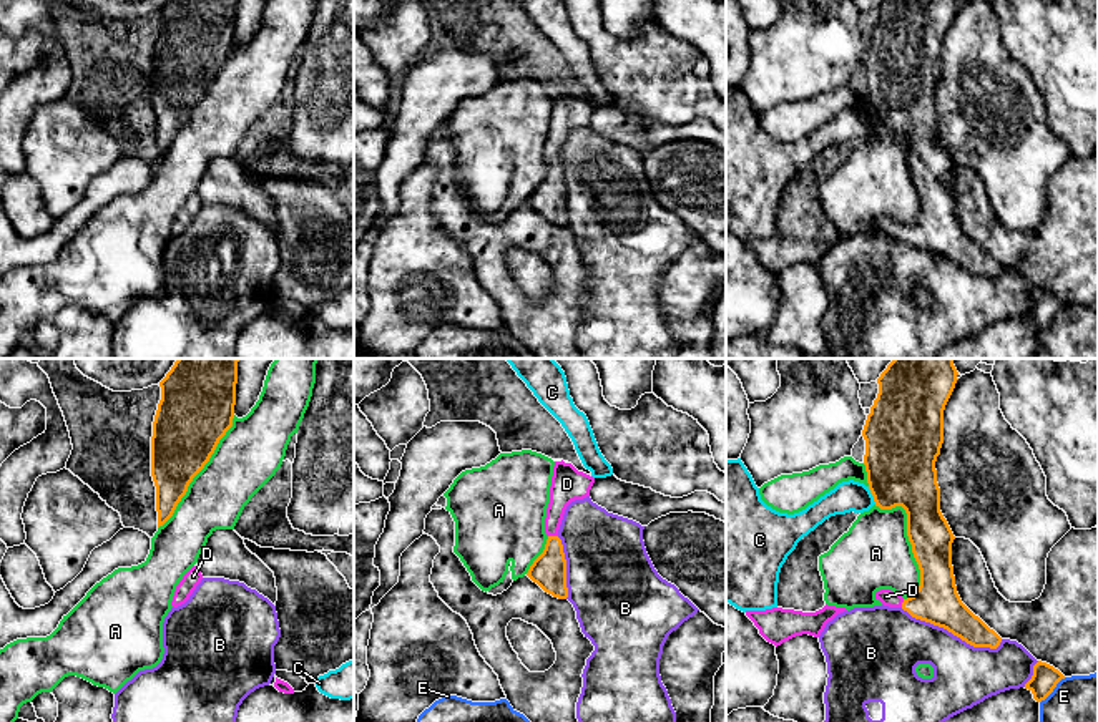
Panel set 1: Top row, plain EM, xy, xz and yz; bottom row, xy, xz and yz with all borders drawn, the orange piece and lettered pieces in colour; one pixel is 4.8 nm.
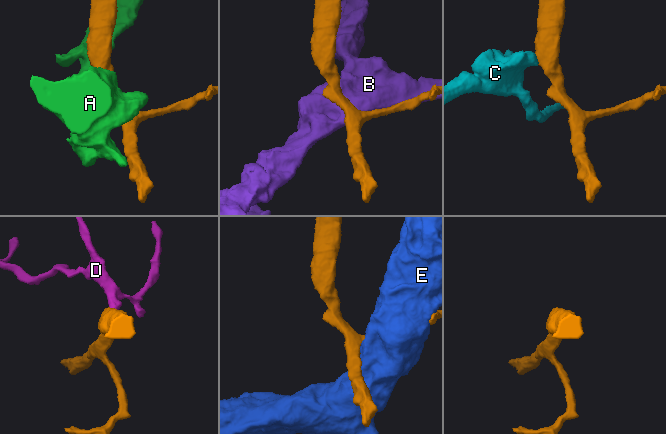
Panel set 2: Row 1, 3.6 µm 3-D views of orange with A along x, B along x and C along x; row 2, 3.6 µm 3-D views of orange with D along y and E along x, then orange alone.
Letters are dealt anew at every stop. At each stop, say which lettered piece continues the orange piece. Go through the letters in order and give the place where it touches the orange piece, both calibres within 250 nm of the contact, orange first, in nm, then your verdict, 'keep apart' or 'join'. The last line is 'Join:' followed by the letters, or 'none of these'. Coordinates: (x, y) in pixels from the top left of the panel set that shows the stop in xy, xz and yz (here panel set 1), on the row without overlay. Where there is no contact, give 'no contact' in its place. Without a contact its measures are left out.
A: contact yz (909, 168); calibres 220 and 340 nm; keep apart
B: contact yz (952, 261); calibres 220 and 300 nm; keep apart
C: contact yz (872, 123); calibres 340 and 150 nm; keep apart
D: contact xz (553, 165); calibres 170 and 150 nm; join
E: contact yz (1053, 316); calibres 130 and 480 nm; keep apart
Join: D

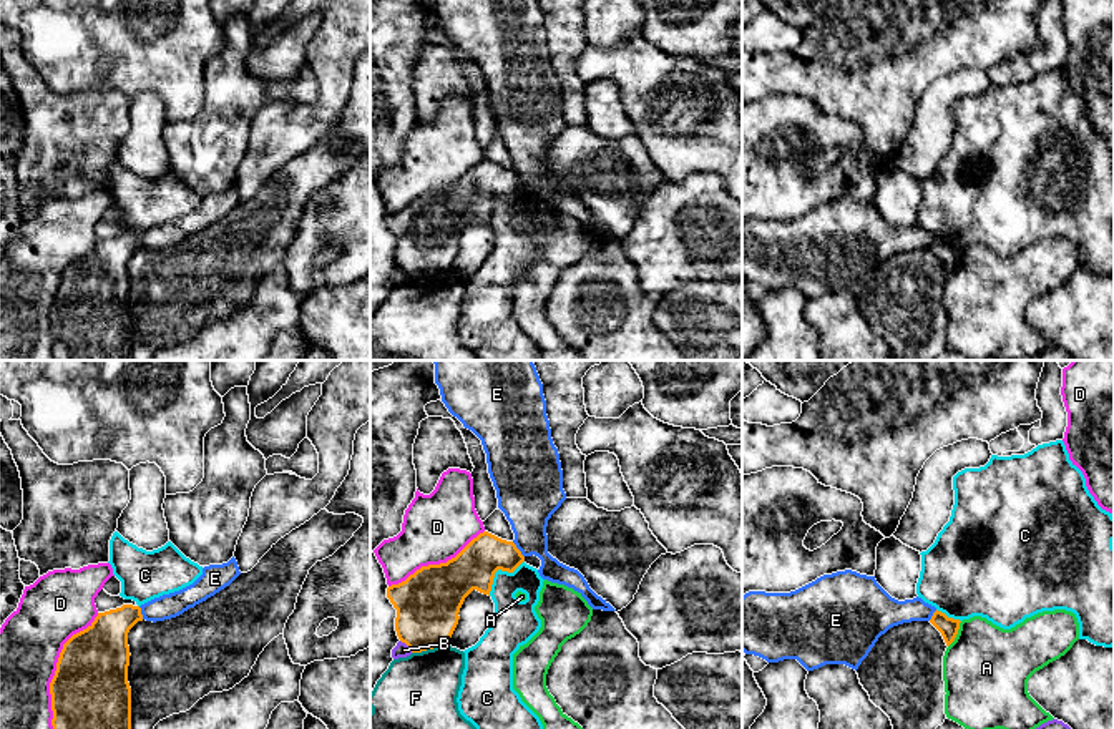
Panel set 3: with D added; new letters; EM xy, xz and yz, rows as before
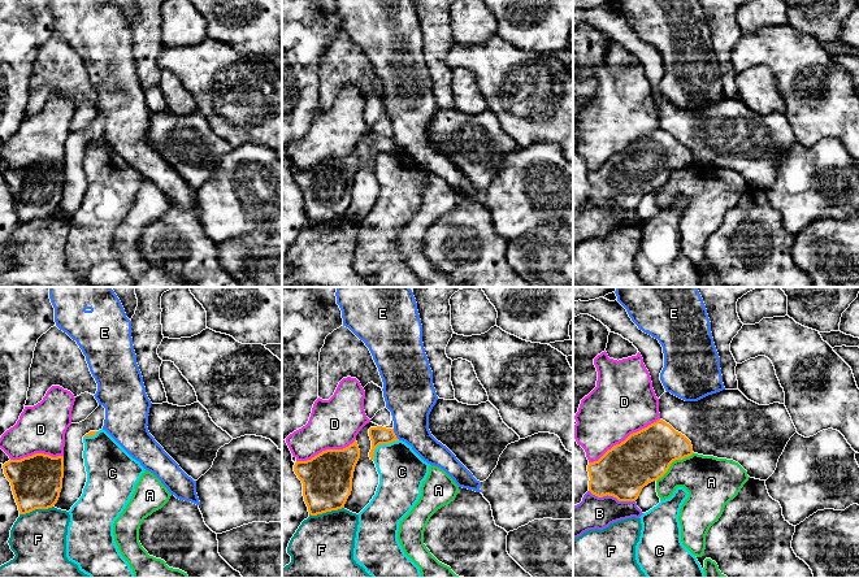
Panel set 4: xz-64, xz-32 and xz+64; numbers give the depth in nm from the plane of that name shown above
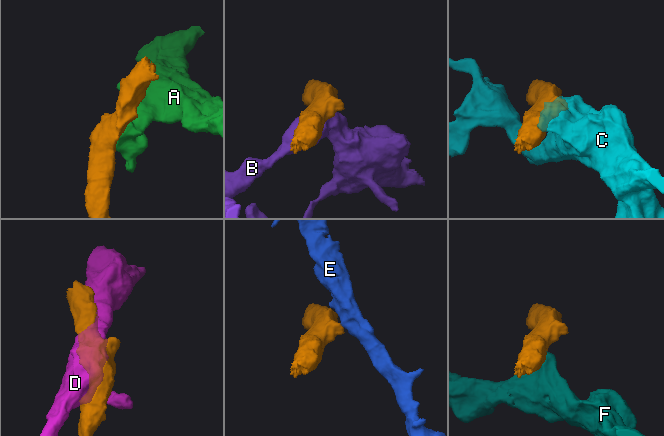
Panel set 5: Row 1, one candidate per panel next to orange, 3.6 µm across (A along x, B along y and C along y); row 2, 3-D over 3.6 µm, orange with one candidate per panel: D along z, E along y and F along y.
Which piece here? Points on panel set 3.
A: contact yz (957, 261); calibres 90 and 420 nm; keep apart
B: contact xz (407, 273); calibres 320 and 70 nm; keep apart
C: contact xz (498, 196); calibres 200 and 180 nm; keep apart
D: contact xy (57, 298); calibres 380 and 300 nm; keep apart
E: contact xz (518, 178); calibres 200 and 260 nm; keep apart
F: contact xz (429, 276); calibres 320 and 400 nm; keep apart
Join: none of these

